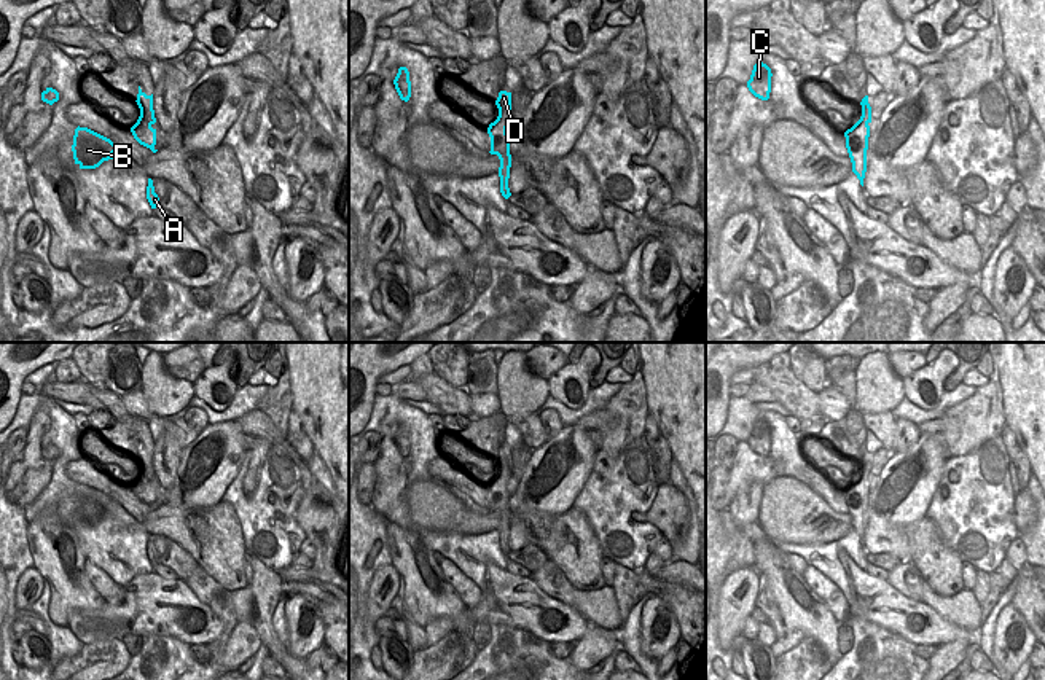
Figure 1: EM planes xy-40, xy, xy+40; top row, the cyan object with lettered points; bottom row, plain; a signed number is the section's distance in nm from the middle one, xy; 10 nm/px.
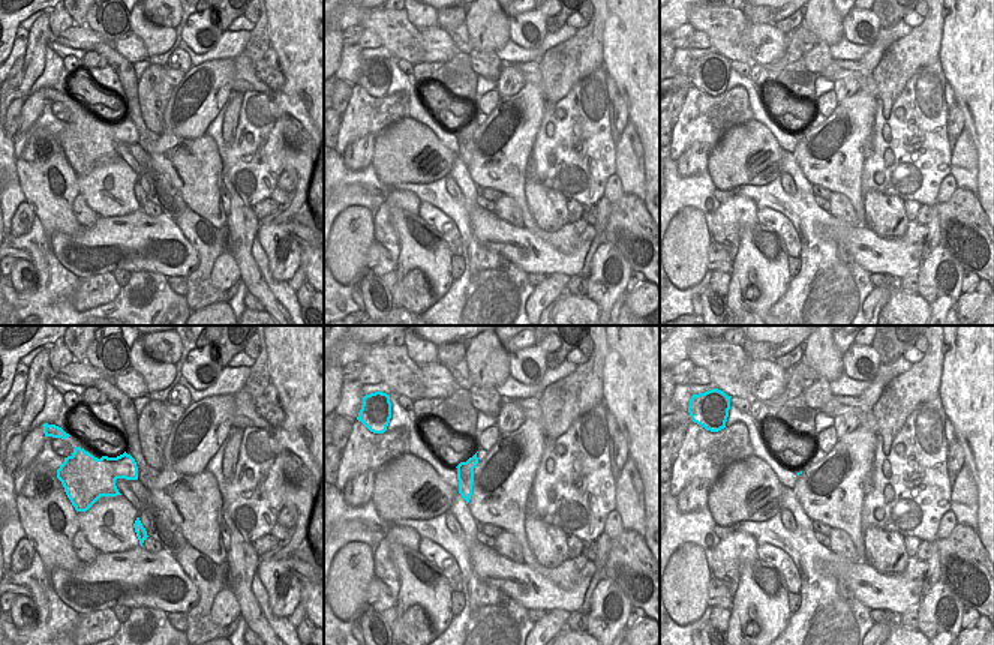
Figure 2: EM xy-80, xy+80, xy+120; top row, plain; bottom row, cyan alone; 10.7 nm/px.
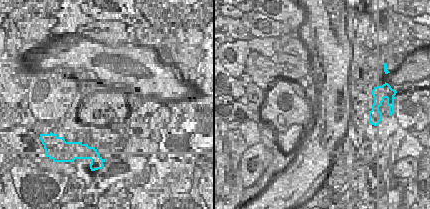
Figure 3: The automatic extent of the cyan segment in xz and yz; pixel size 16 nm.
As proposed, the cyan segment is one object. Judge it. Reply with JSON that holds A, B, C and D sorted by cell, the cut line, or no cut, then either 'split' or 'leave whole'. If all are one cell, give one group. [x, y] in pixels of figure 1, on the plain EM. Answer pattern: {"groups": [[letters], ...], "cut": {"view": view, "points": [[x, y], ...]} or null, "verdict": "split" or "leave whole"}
{"groups": [["A", "D"], ["B", "C"]], "cut": {"view": "xy-40", "points": [[150, 481], [137, 486], [134, 494]]}, "verdict": "split"}

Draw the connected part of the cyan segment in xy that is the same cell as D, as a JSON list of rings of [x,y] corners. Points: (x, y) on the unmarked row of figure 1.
[[[500,447],[495,457],[499,465],[499,473],[494,479],[489,481],[489,494],[499,494],[500,497],[491,503],[491,511],[497,511],[500,516],[499,533],[500,533],[500,549],[505,556],[511,553],[508,545],[511,511],[510,511],[510,494],[507,490],[508,481],[511,476],[511,449]]]

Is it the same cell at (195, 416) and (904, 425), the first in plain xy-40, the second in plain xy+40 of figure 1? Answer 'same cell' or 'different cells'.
same cell

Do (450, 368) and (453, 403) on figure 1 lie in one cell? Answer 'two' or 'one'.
two

